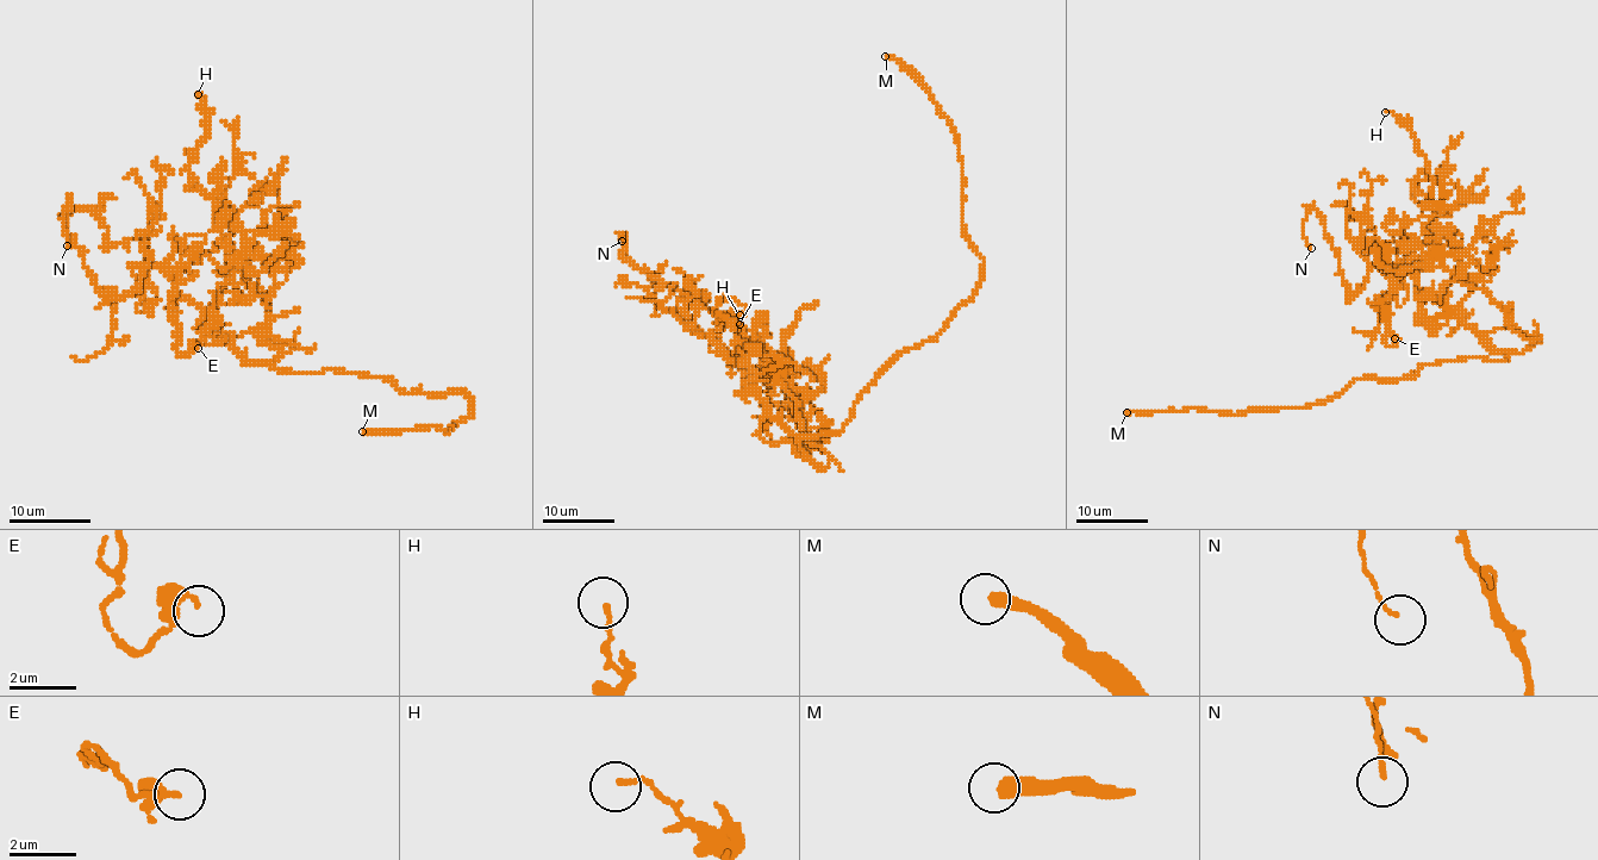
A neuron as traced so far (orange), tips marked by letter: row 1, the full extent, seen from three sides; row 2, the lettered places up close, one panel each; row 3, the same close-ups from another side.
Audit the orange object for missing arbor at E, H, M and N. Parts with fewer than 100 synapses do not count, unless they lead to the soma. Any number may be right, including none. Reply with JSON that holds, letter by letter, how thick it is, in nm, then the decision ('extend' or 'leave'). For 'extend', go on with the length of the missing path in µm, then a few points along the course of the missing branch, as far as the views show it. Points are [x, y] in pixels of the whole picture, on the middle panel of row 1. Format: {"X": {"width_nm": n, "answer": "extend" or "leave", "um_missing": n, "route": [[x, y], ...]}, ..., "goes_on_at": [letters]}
{"E": {"width_nm": 300, "answer": "leave"}, "H": {"width_nm": 160, "answer": "leave"}, "M": {"width_nm": 400, "answer": "extend", "um_missing": 10, "route": [[885, 56], [851, 41], [825, 17]]}, "N": {"width_nm": 110, "answer": "leave"}, "goes_on_at": ["M"]}

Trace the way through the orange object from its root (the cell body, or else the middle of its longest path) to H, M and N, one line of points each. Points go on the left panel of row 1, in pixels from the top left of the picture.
H: (316, 374), (267, 363), (294, 346), (261, 342), (267, 299), (188, 173), (198, 94)
M: (316, 374), (367, 374), (407, 392), (460, 390), (473, 403), (473, 415), (448, 432), (362, 431)
N: (316, 374), (249, 363), (156, 266), (139, 265), (142, 282), (108, 299), (67, 236), (68, 199), (67, 245)

